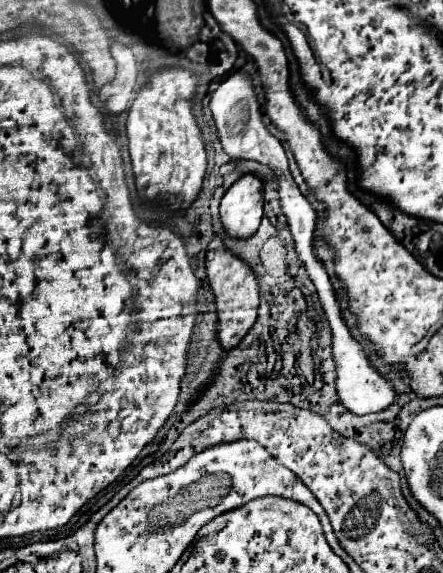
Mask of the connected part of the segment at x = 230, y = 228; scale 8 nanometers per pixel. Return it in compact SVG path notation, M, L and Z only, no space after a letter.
M243 175L221 199L223 229L237 239L249 239L263 217L263 183L253 175Z

